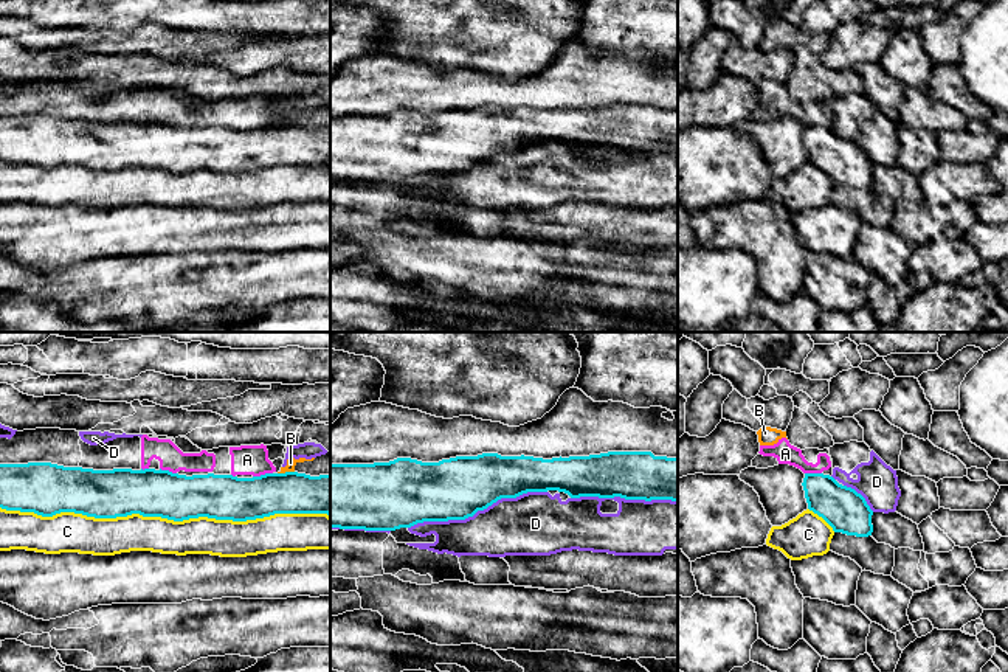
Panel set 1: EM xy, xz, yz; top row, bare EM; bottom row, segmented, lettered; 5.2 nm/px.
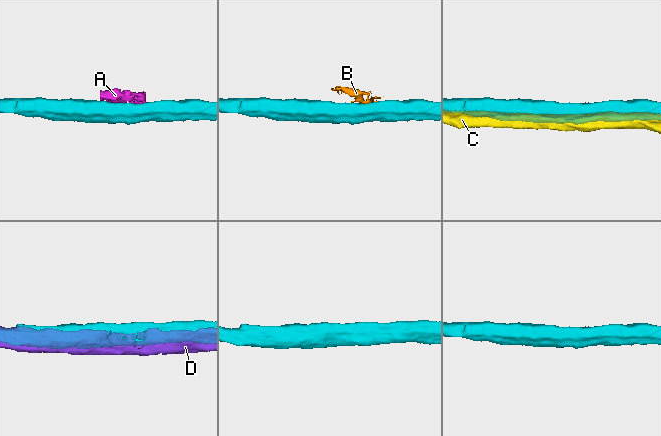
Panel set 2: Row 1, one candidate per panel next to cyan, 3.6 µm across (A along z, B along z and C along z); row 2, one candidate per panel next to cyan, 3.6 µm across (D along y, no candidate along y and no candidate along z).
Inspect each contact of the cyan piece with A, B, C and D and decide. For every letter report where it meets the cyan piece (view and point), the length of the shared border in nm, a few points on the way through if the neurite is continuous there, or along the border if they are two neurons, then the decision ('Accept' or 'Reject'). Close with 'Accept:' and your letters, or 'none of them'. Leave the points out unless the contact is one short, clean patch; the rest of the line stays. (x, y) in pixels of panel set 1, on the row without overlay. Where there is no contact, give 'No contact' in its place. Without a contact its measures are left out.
A: Touches cyan at xy (262, 128). Shared border 110 nm. Reject
B: Touches cyan at xy (286, 124). Shared border 90 nm. Boundary: xy (293, 123), (278, 126). Reject
C: Touches cyan at xy (165, 169). Shared border 1700 nm. Reject
D: Touches cyan at xz (476, 163). Shared border 750 nm. Reject
Accept: none of them

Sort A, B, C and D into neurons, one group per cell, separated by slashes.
A B / C / D

